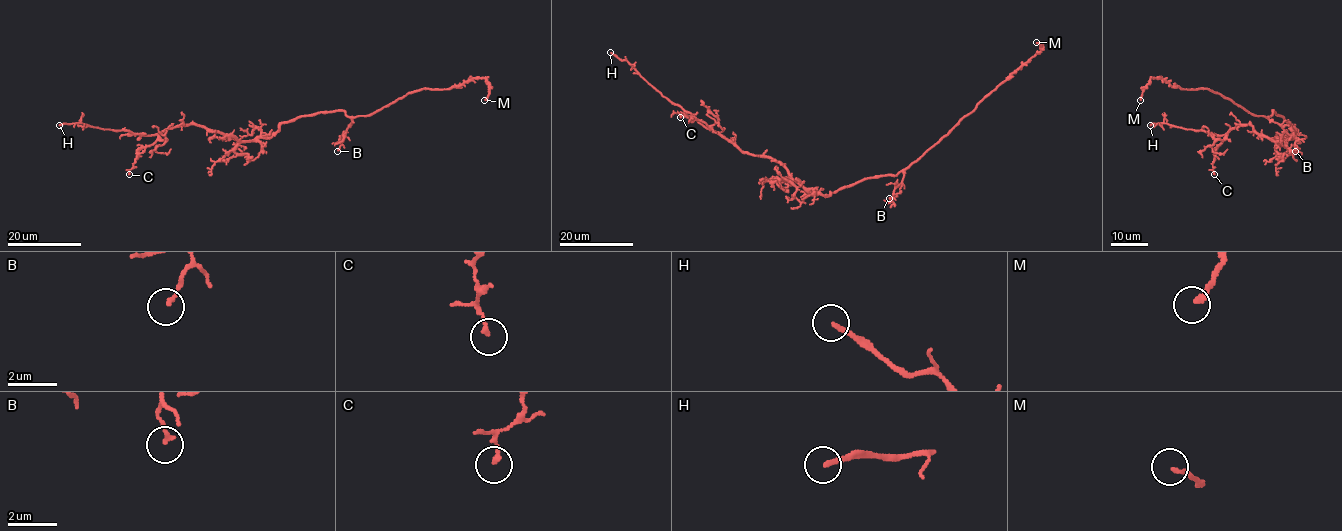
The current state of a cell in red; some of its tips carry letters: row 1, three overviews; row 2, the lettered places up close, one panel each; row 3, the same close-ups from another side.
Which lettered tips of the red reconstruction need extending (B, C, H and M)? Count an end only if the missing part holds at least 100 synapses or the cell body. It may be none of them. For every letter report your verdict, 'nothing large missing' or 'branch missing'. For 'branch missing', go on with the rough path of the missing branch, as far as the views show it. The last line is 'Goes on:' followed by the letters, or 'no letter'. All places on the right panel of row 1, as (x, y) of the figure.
B: nothing large missing
C: nothing large missing
H: branch missing; course (1150, 125), (1150, 129), (1172, 140)
M: nothing large missing
Goes on: H

